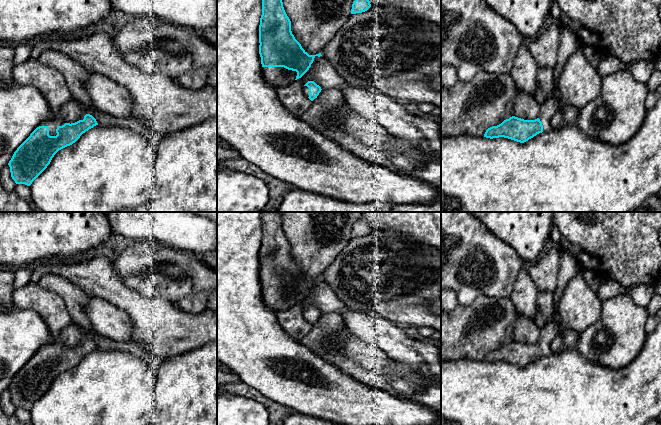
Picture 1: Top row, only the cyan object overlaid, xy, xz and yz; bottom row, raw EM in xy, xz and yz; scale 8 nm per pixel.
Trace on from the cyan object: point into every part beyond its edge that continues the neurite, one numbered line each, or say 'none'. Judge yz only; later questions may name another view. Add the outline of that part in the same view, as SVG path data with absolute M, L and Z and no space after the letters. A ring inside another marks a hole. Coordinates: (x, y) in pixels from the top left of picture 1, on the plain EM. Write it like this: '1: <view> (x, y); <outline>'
1: yz (551, 329); M549 320L546 325L540 329L539 343L543 349L543 356L549 356L552 354L550 344L558 333L559 326L553 320Z

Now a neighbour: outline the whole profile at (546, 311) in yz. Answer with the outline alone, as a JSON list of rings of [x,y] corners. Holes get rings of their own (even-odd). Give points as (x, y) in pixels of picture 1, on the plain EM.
[[[538,291],[538,312],[534,322],[541,329],[549,320],[553,320],[559,326],[558,335],[563,337],[564,348],[575,348],[580,333],[574,332],[562,324],[560,315],[554,307],[554,294],[549,291]]]

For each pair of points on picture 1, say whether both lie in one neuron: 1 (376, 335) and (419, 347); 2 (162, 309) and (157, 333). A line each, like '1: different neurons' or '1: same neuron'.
1: same neuron
2: same neuron

